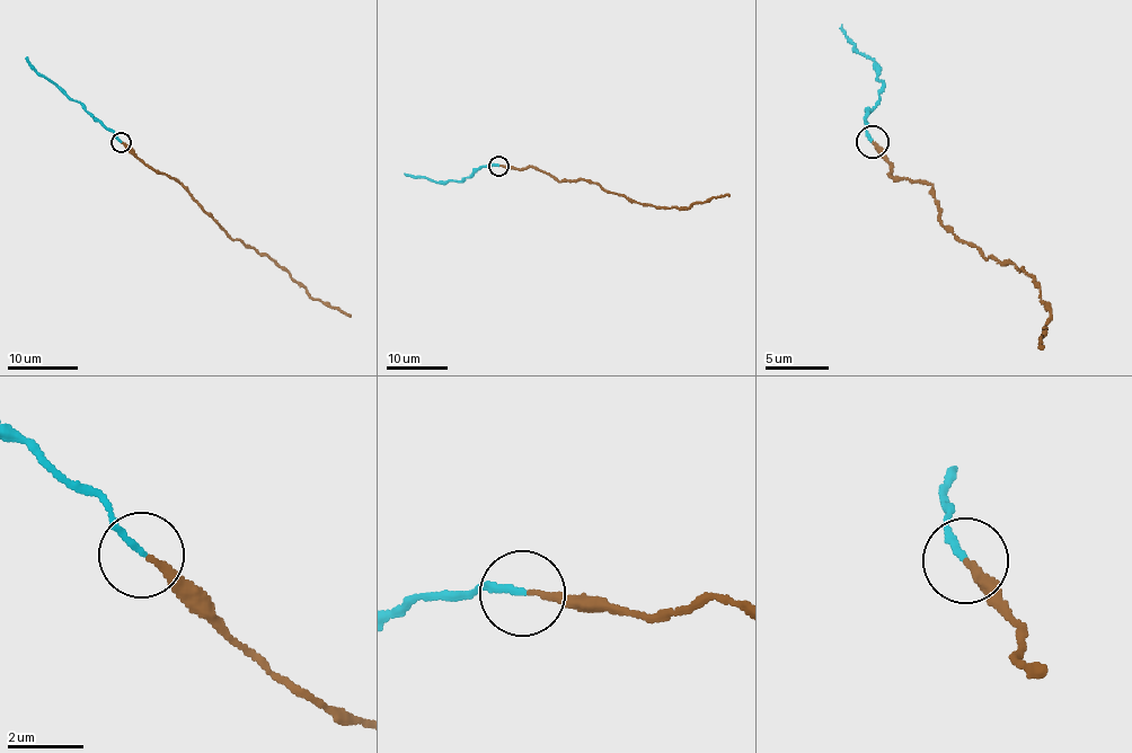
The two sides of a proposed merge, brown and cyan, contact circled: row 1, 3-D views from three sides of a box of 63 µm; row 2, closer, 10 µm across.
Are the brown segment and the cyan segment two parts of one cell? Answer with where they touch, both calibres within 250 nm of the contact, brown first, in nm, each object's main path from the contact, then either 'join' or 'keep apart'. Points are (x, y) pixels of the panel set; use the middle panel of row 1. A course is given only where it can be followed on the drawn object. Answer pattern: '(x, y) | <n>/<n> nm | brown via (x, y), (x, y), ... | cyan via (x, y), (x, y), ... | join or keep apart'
(498, 166) | 190/180 nm | brown via (501, 166), (531, 167), (560, 180), (587, 180), (655, 207), (689, 207), (695, 202), (728, 195) | cyan via (498, 166), (482, 167), (458, 180), (436, 183), (405, 174) | join

